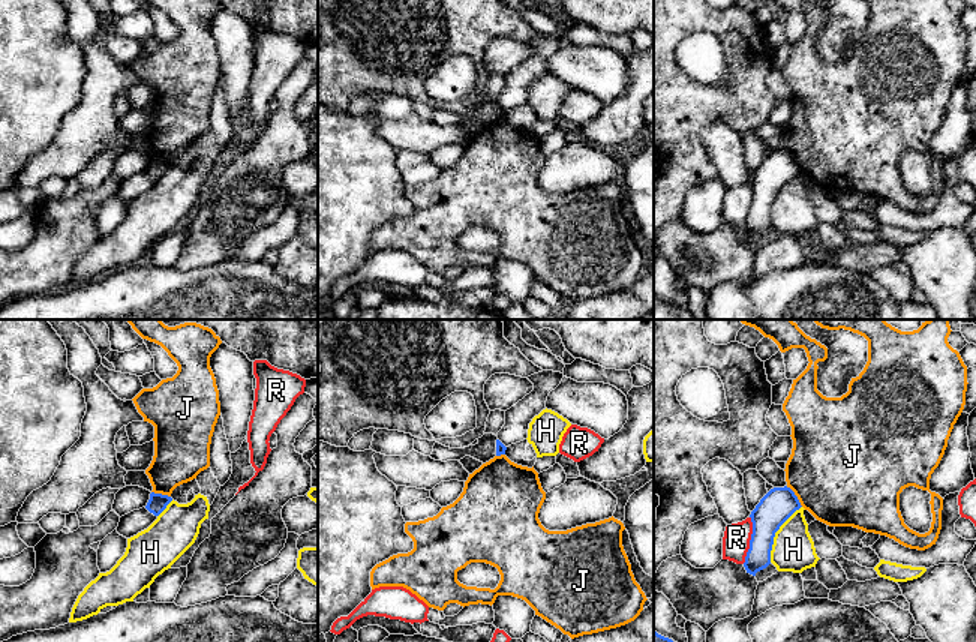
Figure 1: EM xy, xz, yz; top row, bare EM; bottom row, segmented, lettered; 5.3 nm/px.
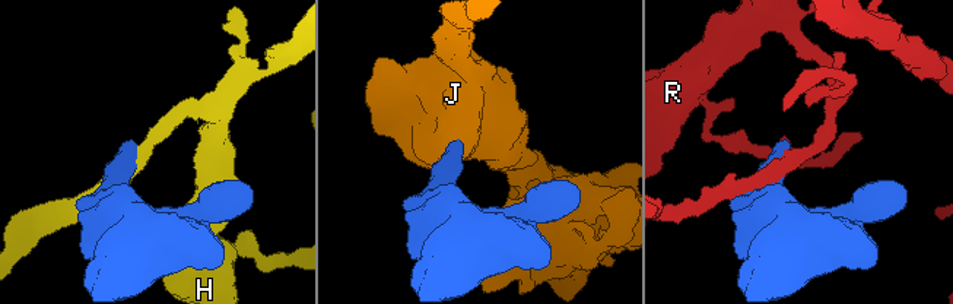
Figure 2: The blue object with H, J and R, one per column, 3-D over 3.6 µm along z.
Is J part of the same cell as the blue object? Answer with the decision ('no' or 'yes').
no

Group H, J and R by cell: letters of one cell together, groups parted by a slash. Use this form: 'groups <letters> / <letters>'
groups H / J / R

